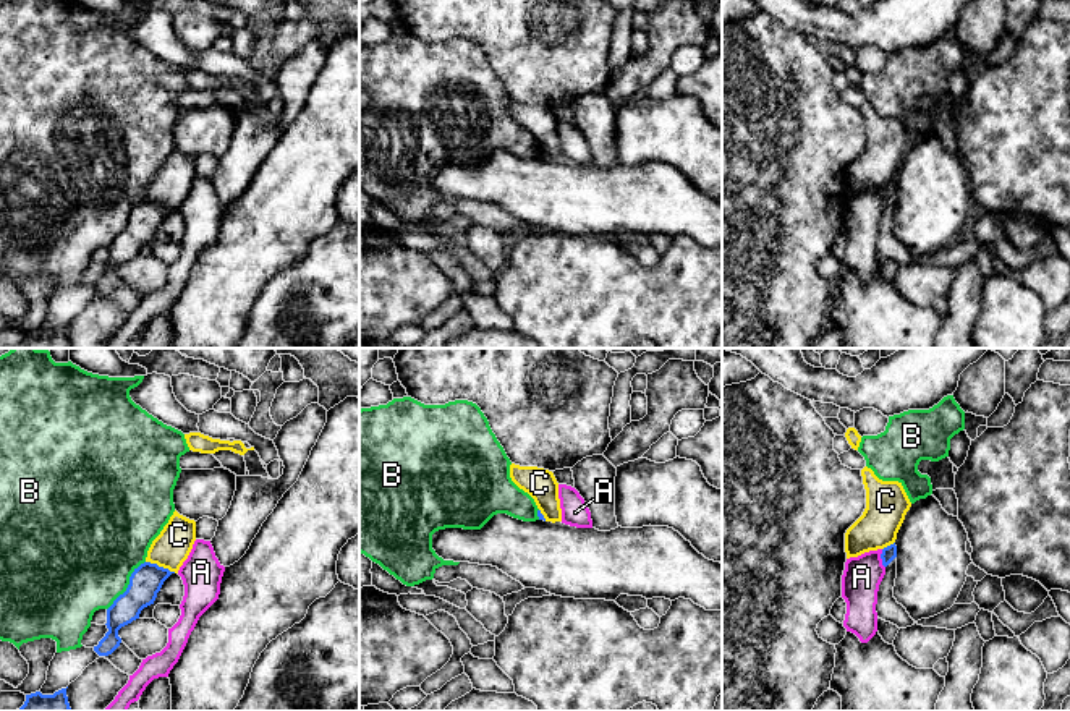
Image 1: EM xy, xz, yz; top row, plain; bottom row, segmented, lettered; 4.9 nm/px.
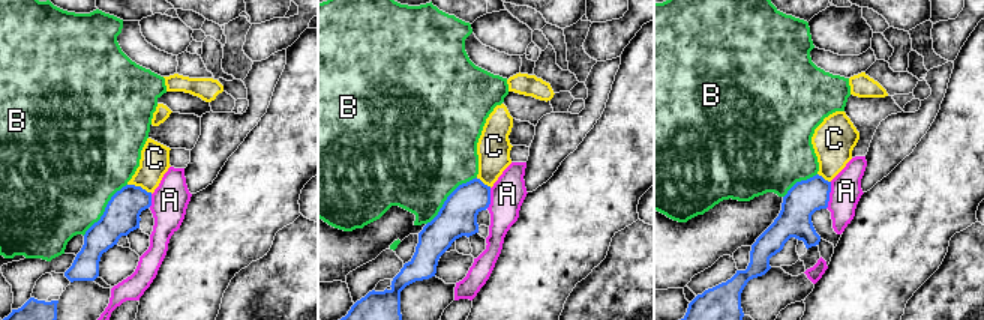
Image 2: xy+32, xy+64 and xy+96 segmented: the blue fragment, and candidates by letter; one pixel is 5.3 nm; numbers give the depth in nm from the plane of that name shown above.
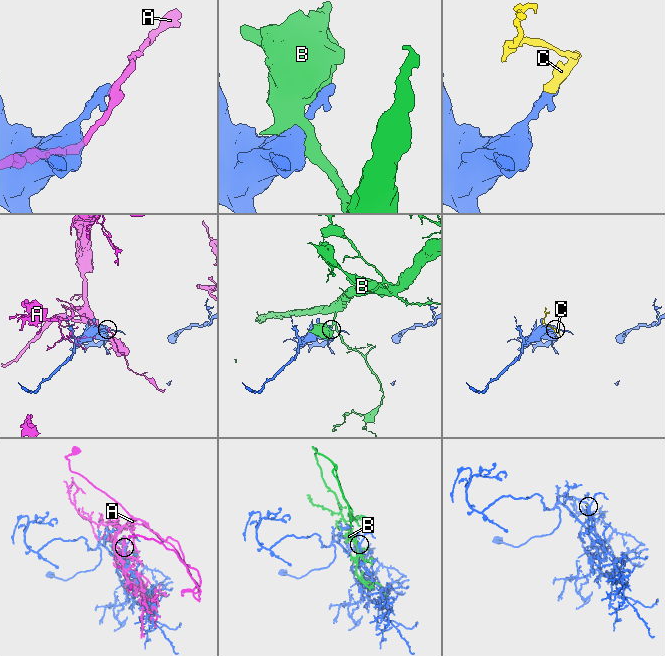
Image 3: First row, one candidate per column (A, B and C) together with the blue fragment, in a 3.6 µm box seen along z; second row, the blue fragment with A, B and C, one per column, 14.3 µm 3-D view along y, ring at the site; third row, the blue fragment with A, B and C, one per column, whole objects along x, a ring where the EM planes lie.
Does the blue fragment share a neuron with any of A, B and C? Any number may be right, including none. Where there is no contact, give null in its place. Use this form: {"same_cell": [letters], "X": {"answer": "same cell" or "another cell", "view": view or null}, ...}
{"same_cell": [], "A": {"answer": "another cell", "view": "yz"}, "B": {"answer": "another cell", "view": "xy"}, "C": {"answer": "another cell", "view": "xy"}}

